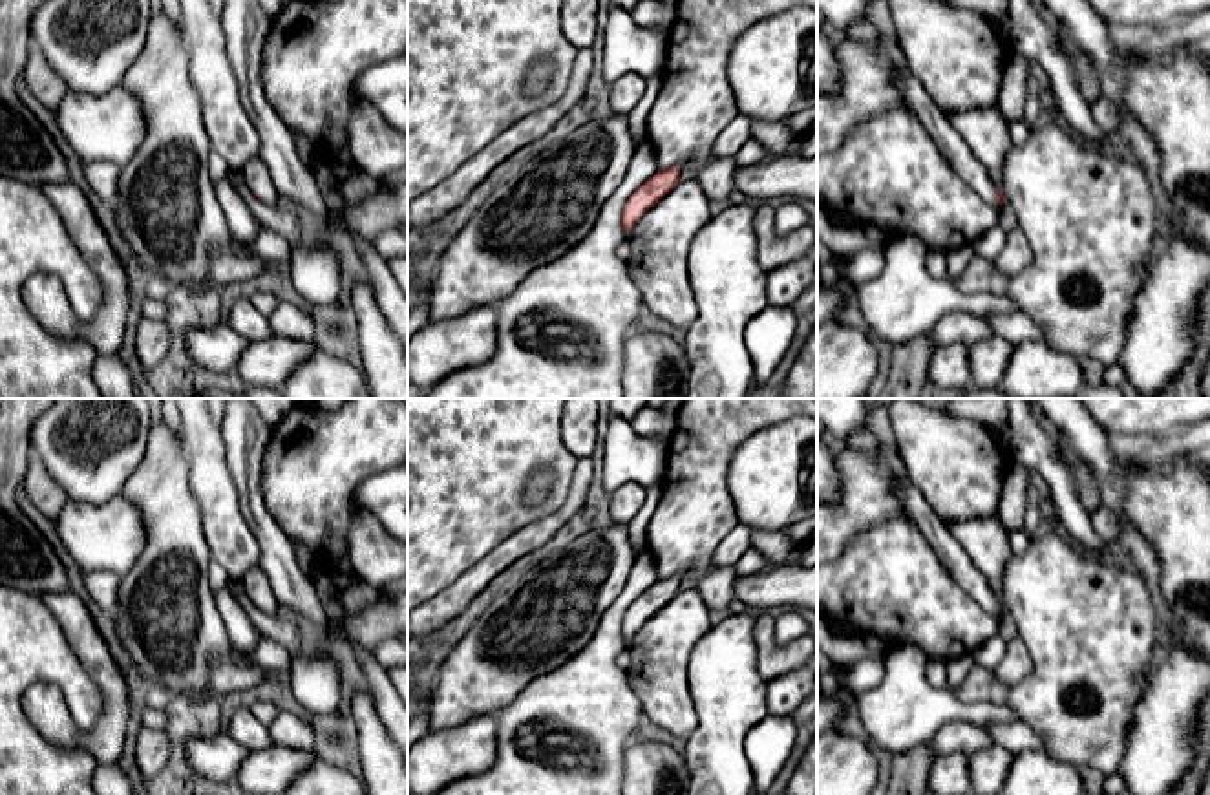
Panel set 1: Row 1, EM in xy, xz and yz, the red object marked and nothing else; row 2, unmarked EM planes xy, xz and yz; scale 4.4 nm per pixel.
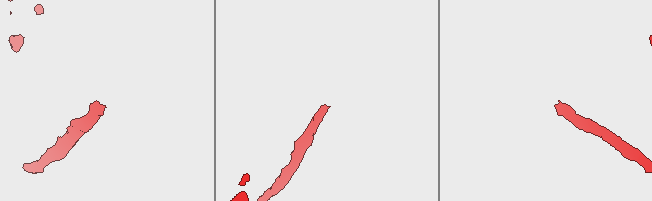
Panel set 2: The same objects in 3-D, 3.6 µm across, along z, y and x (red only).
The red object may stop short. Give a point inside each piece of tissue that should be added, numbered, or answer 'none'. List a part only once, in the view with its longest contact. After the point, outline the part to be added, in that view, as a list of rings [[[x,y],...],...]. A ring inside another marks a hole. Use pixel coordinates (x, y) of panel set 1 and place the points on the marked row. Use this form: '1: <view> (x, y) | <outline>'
1: yz (938, 125) | [[[894,71],[892,80],[905,97],[908,111],[936,143],[939,154],[947,159],[952,170],[987,203],[996,207],[996,192],[1002,185],[991,181],[954,128],[950,117],[934,104],[923,84],[910,71]]]

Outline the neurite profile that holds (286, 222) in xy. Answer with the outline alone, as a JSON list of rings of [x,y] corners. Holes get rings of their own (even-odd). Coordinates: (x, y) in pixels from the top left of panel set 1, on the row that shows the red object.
[[[232,172],[232,179],[236,181],[239,194],[243,196],[247,207],[258,219],[261,227],[269,227],[283,236],[292,249],[300,247],[302,230],[298,219],[298,208],[289,205],[285,208],[278,205],[267,205],[265,201],[258,199],[252,190],[245,185],[239,172]]]

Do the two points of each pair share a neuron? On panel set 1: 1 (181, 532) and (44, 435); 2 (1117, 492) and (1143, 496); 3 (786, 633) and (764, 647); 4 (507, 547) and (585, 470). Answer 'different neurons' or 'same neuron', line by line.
1: different neurons
2: same neuron
3: different neurons
4: same neuron

